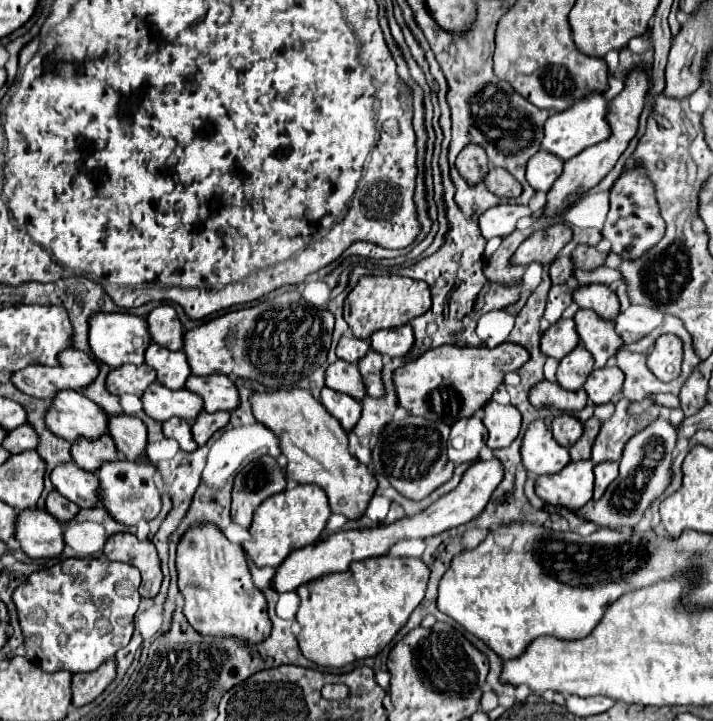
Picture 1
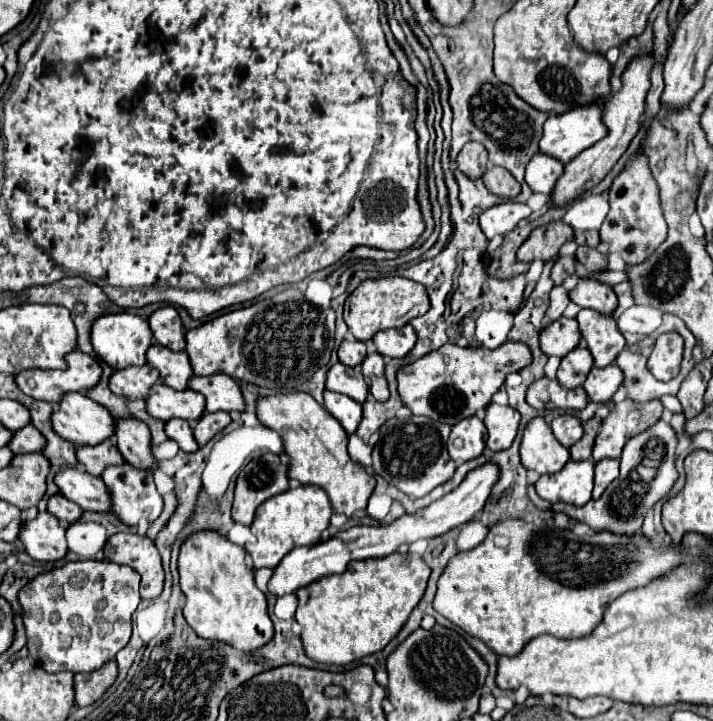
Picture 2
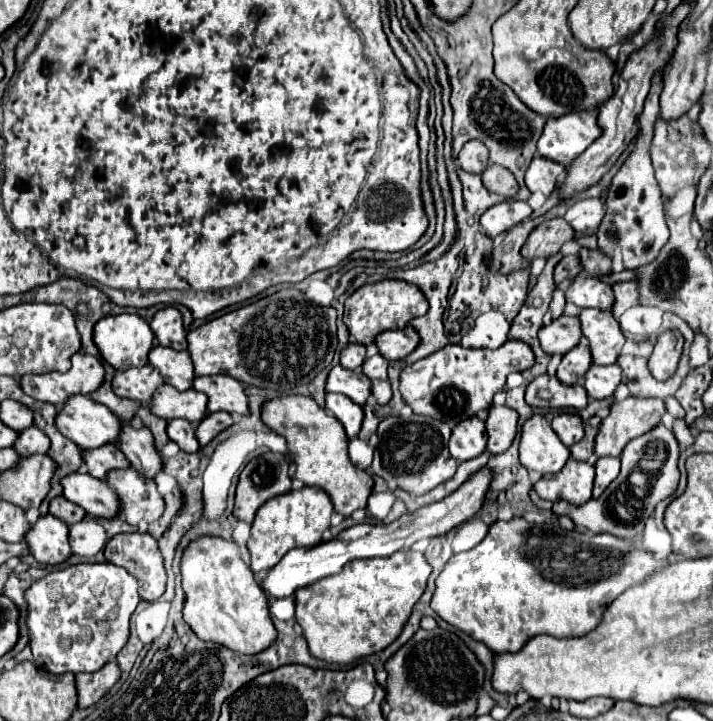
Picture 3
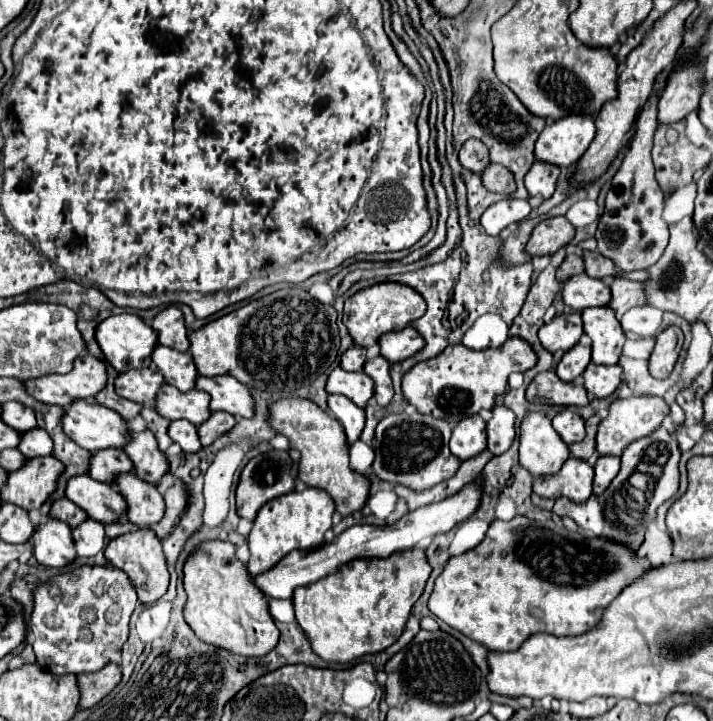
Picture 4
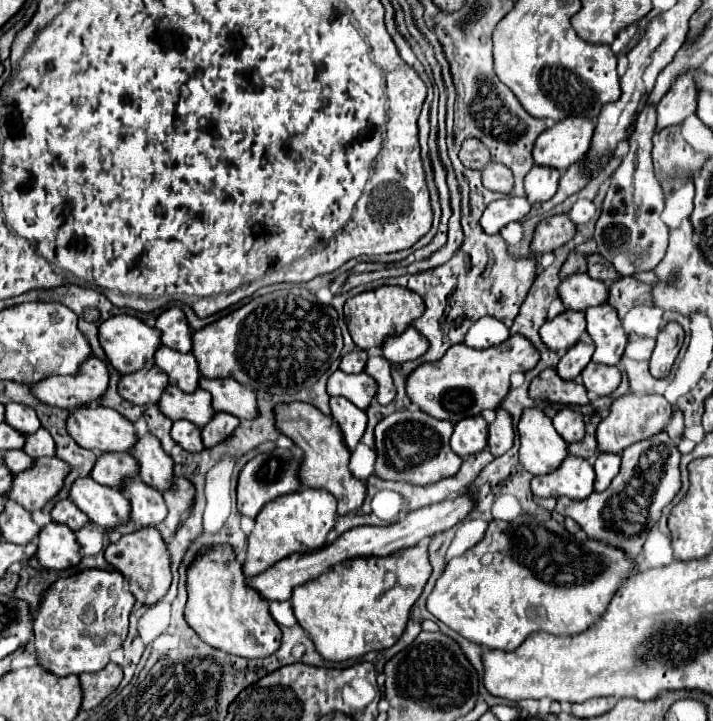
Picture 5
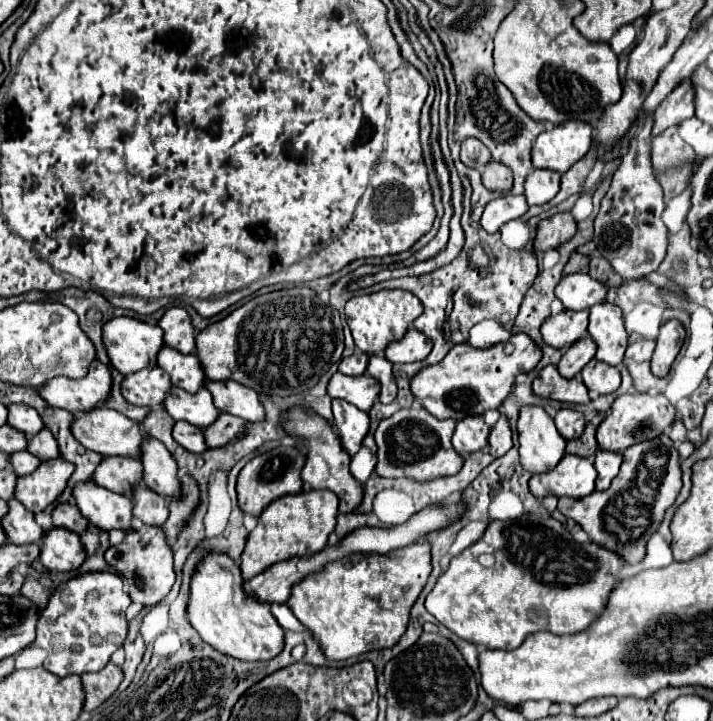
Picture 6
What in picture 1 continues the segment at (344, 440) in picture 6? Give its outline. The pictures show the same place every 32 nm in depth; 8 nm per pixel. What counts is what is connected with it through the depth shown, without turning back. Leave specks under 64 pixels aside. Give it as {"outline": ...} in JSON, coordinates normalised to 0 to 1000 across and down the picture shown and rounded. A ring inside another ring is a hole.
{"outline":[[[454,538],[452,541],[452,560],[480,588],[482,596],[488,596],[488,599],[496,596],[499,585],[505,583],[505,571],[508,571],[505,558],[499,558],[496,552],[485,549],[485,546]]]}

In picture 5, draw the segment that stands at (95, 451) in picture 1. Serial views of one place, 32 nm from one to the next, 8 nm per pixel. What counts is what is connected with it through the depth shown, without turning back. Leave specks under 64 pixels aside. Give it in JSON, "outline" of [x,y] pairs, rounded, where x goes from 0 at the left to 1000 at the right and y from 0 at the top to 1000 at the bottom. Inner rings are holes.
{"outline":[[[146,627],[137,632],[137,641],[126,660],[143,674],[171,680],[177,663],[194,663],[194,641],[182,630]]]}

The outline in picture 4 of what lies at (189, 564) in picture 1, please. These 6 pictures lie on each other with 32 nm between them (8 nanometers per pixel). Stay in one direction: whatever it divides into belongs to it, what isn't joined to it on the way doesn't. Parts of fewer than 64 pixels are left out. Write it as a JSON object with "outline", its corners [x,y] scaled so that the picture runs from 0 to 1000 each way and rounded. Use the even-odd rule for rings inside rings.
{"outline":[[[283,752],[283,757],[275,760],[275,766],[261,777],[258,782],[258,816],[264,824],[258,857],[264,868],[272,874],[272,879],[286,888],[289,893],[306,896],[311,902],[320,902],[334,910],[345,913],[362,913],[373,910],[384,896],[390,893],[393,874],[387,871],[384,860],[376,849],[376,829],[362,821],[356,813],[353,799],[348,796],[345,785],[331,771],[331,757],[323,752]]]}

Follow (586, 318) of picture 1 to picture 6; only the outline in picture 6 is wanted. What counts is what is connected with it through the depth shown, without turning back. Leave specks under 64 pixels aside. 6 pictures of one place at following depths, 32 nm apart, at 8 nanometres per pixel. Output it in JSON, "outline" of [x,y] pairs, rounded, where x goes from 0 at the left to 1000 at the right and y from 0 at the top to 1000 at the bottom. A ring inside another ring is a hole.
{"outline":[[[844,419],[827,427],[825,463],[839,477],[836,499],[867,508],[881,480],[881,460],[875,455],[872,430],[864,422]]]}

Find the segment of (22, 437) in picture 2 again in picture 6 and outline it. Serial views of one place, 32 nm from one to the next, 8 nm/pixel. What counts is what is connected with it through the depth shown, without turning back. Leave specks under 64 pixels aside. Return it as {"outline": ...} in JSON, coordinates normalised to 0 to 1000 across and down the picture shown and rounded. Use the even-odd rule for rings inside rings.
{"outline":[[[62,594],[56,602],[50,602],[50,605],[42,610],[39,627],[45,627],[48,632],[53,632],[56,638],[65,638],[65,635],[81,635],[81,632],[84,632],[81,613],[79,613],[79,607],[70,602],[67,594]]]}

